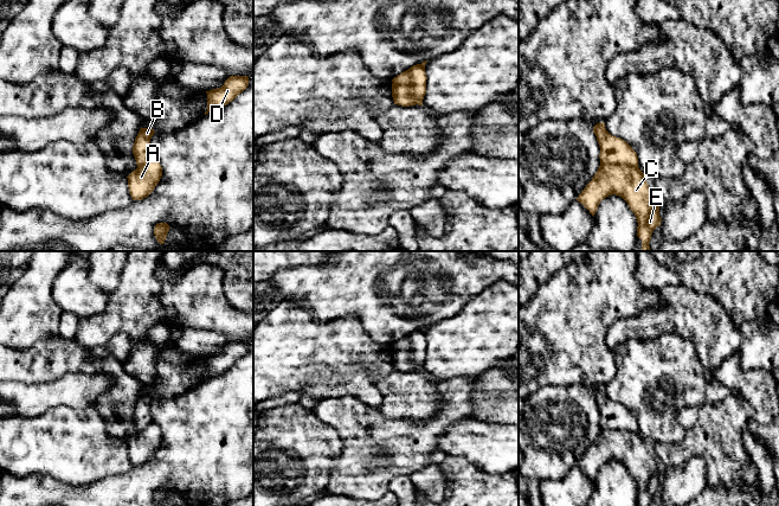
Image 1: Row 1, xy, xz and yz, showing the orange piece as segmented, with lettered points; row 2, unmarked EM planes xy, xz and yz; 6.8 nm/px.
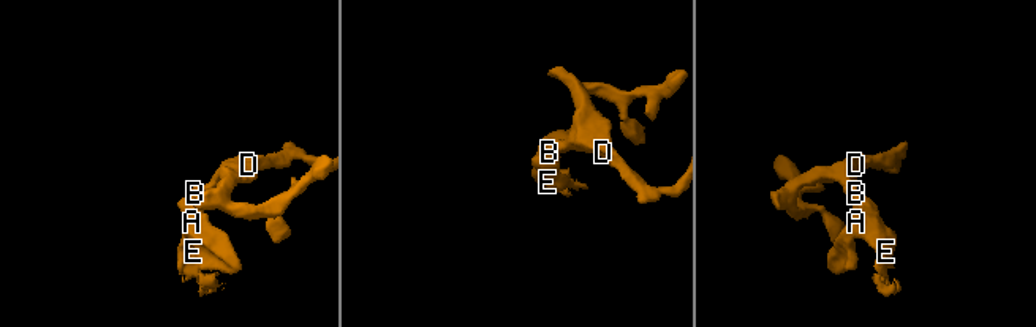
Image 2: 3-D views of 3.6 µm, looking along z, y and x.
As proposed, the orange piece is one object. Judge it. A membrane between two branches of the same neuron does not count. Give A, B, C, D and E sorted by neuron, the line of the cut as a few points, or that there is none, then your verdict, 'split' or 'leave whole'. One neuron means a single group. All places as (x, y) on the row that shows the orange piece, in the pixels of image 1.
A C E / B D | yz (600, 161), (637, 167) | split

